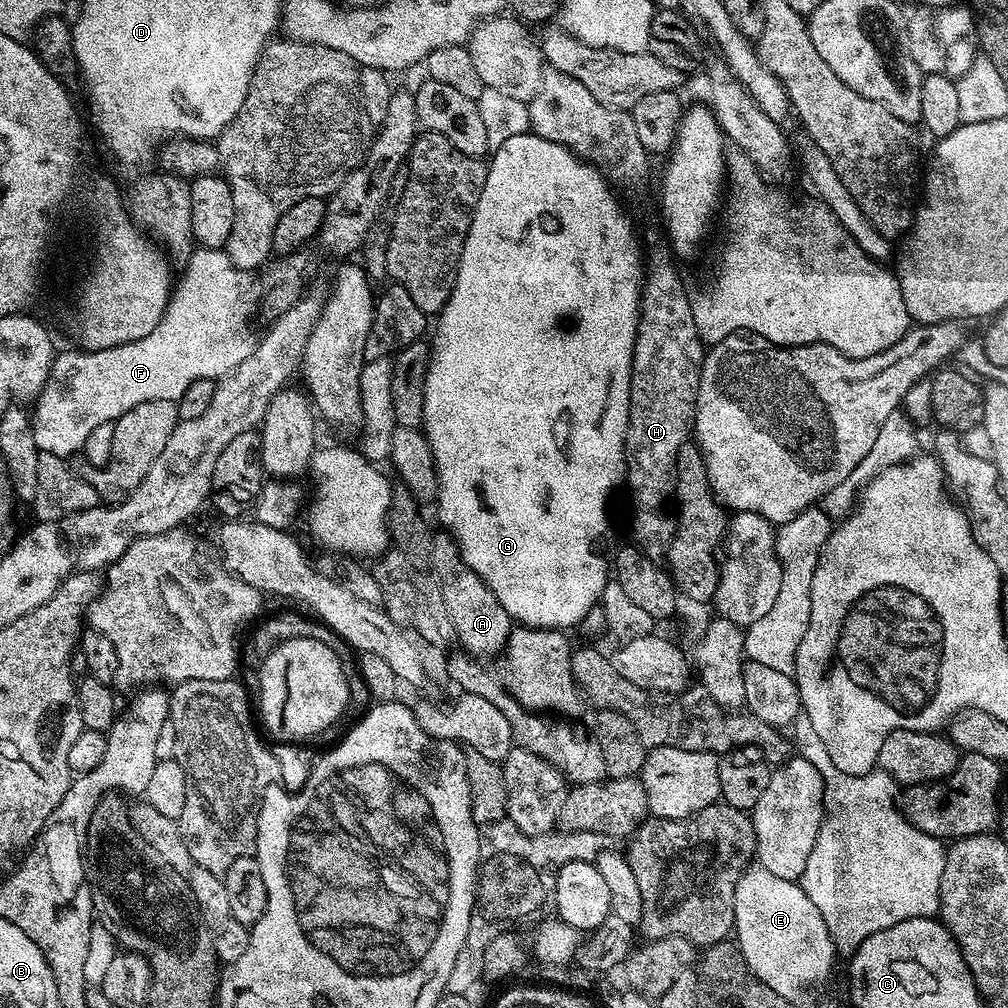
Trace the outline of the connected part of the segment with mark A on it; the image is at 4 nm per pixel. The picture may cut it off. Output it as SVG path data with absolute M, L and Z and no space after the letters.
M443 530L433 531L432 534L432 563L431 571L440 583L442 598L446 598L446 614L450 614L450 622L456 631L459 647L466 653L477 658L492 658L499 655L508 645L508 636L514 627L514 621L508 611L498 602L498 598L486 586L486 582L474 570L470 570L460 557L460 546Z

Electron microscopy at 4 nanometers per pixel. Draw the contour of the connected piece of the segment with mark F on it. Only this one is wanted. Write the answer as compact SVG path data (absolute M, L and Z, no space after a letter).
M197 247L187 264L183 265L184 284L177 283L174 288L174 295L169 299L168 308L164 312L164 317L158 322L158 326L154 326L154 330L150 330L150 334L146 334L146 338L142 338L138 342L130 342L122 346L114 346L110 350L98 350L97 352L81 351L80 356L75 356L72 352L62 351L55 357L52 363L52 369L49 371L48 381L45 383L40 396L34 401L36 413L31 413L31 424L33 430L34 442L37 443L40 452L49 452L55 456L65 458L71 457L71 452L76 452L100 427L111 425L122 414L126 414L130 410L134 410L134 406L138 406L147 400L171 400L179 402L182 394L186 394L186 390L194 382L199 380L219 381L221 378L233 372L237 366L246 358L250 358L250 354L256 349L258 343L257 333L252 333L252 308L254 312L254 300L252 304L252 288L248 285L249 278L243 271L240 271L226 258L226 256L218 250L211 248Z

